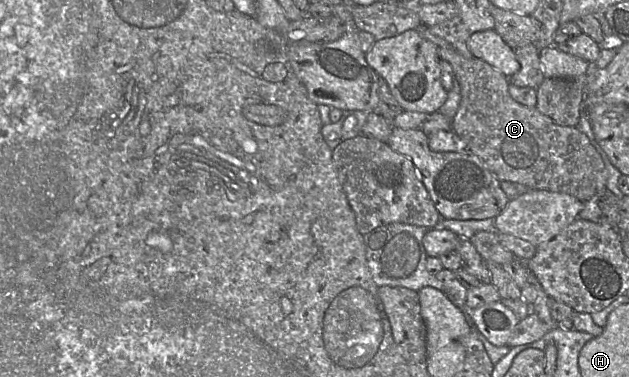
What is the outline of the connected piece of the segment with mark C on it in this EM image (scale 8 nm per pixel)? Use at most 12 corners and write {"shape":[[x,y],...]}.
{"shape":[[425,24],[460,85],[452,131],[500,181],[584,202],[588,137],[515,101],[509,78]]}

